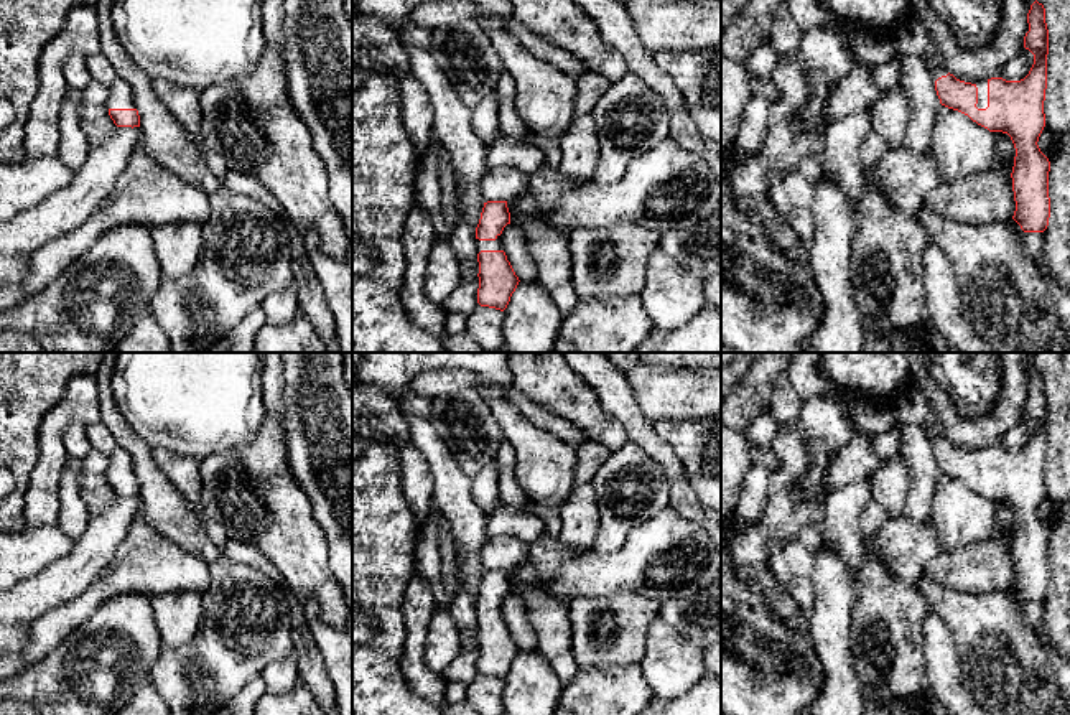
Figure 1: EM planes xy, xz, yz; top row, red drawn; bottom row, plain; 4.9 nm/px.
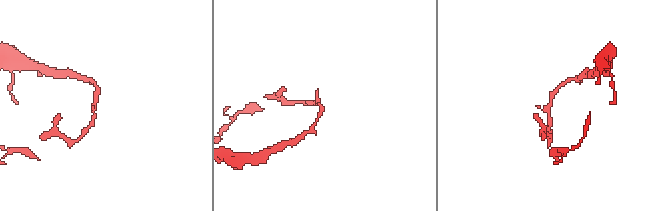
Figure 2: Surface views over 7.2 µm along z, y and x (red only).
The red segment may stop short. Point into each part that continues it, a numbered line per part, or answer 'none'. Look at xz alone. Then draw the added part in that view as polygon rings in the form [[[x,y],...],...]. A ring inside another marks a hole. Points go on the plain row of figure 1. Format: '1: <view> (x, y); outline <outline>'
1: xz (496, 613); outline [[[497,605],[495,610],[479,610],[479,608],[476,608],[476,616],[477,616],[477,623],[481,619],[504,619],[502,611],[500,611],[500,605]]]

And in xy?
1: xy (120, 465); outline [[[117,448],[109,456],[109,466],[105,471],[105,478],[135,478],[133,461],[132,456],[123,450]]]

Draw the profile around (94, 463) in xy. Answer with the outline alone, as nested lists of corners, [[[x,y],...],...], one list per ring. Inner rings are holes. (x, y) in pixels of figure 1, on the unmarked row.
[[[94,448],[82,460],[82,473],[105,474],[107,466],[109,466],[109,456]]]

